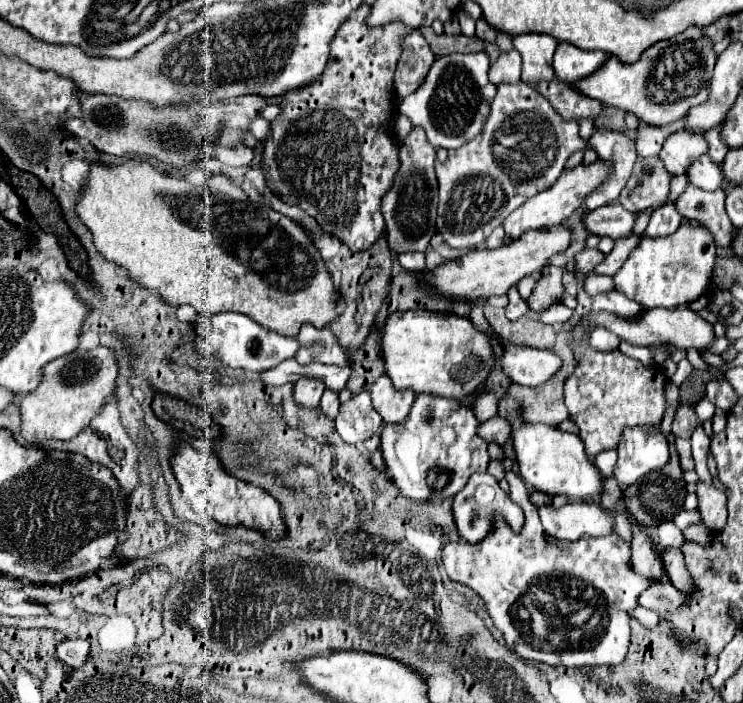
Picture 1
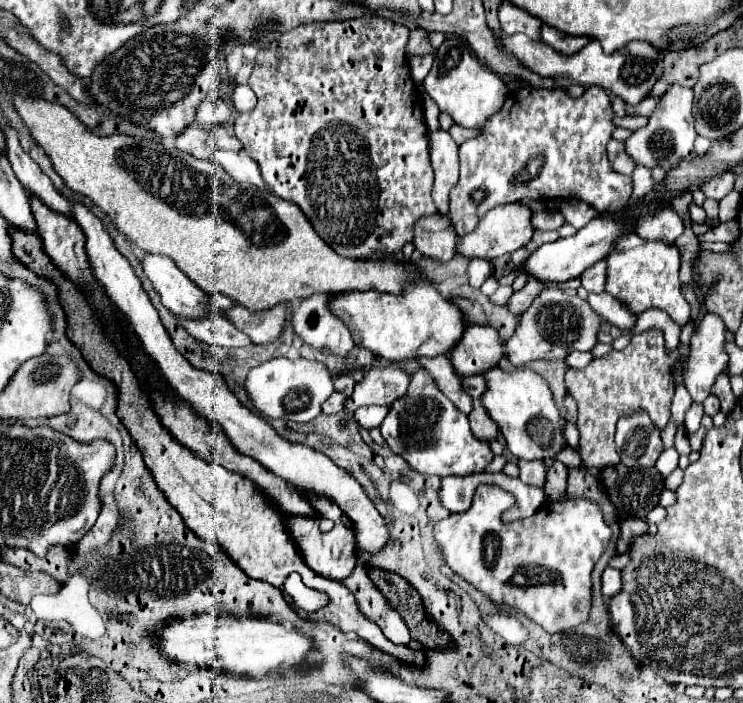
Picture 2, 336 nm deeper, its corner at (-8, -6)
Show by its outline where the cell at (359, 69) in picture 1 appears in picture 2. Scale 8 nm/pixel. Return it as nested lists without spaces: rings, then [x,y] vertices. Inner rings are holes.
[[[365,12],[363,16],[359,18],[353,18],[353,20],[343,20],[343,22],[313,22],[313,24],[303,24],[303,26],[297,26],[285,34],[281,34],[273,44],[265,46],[259,56],[257,56],[257,62],[255,62],[255,68],[253,68],[253,74],[249,78],[249,86],[251,90],[257,94],[257,106],[251,110],[251,112],[245,112],[245,114],[239,114],[237,120],[235,120],[235,136],[241,140],[243,144],[243,150],[259,164],[261,168],[261,174],[263,174],[263,180],[267,182],[267,186],[279,196],[279,198],[285,198],[289,202],[295,202],[303,214],[307,216],[307,220],[311,222],[311,226],[315,228],[315,232],[339,254],[339,256],[345,256],[345,258],[373,258],[375,254],[379,256],[389,256],[389,254],[395,254],[395,252],[401,252],[401,248],[411,242],[411,230],[413,230],[413,224],[415,220],[419,220],[421,216],[427,216],[427,214],[433,214],[437,212],[437,206],[433,204],[433,198],[431,198],[431,188],[433,188],[433,170],[431,170],[431,162],[429,162],[429,132],[427,132],[427,124],[425,124],[425,118],[423,118],[423,98],[419,96],[417,92],[417,86],[415,82],[411,82],[411,74],[409,74],[409,66],[407,66],[407,42],[409,42],[409,34],[411,30],[403,24],[397,24],[393,18],[387,18],[387,16],[381,16],[381,14],[375,14],[375,12]]]

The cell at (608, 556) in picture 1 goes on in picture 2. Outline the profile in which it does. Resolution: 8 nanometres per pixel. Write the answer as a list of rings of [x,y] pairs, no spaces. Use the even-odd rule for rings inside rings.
[[[479,485],[479,488],[475,490],[475,496],[473,496],[473,504],[471,504],[471,508],[469,508],[467,512],[463,512],[463,514],[451,514],[447,520],[441,520],[441,522],[435,526],[435,530],[433,530],[435,546],[437,546],[439,552],[443,554],[445,566],[449,566],[455,574],[459,574],[459,576],[461,576],[463,580],[467,580],[469,584],[473,584],[473,586],[475,586],[481,594],[485,594],[493,604],[497,604],[497,606],[509,606],[509,608],[515,608],[515,610],[523,612],[531,622],[539,624],[539,626],[541,626],[545,632],[549,632],[549,634],[553,634],[553,632],[557,632],[557,634],[569,632],[569,630],[577,628],[579,624],[587,622],[587,618],[589,618],[589,610],[591,610],[591,584],[593,584],[593,582],[591,582],[591,572],[593,572],[595,562],[601,558],[601,554],[605,552],[605,546],[607,546],[609,540],[611,540],[611,528],[607,526],[601,508],[599,508],[595,502],[585,500],[585,498],[567,498],[567,496],[563,496],[563,498],[559,498],[557,502],[547,500],[547,502],[539,508],[539,514],[533,514],[531,518],[521,518],[521,520],[513,520],[513,522],[509,522],[509,524],[503,524],[503,522],[501,522],[501,514],[507,512],[509,508],[513,508],[513,506],[515,506],[515,498],[513,498],[509,492],[501,490],[501,488],[496,485]]]

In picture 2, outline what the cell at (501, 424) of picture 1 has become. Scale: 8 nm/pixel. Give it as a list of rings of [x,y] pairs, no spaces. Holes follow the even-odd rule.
[[[473,400],[473,412],[469,414],[469,424],[471,424],[471,432],[475,434],[475,438],[479,440],[495,440],[499,434],[499,428],[495,426],[495,422],[491,420],[491,416],[487,414],[487,410],[483,408],[481,400]]]

